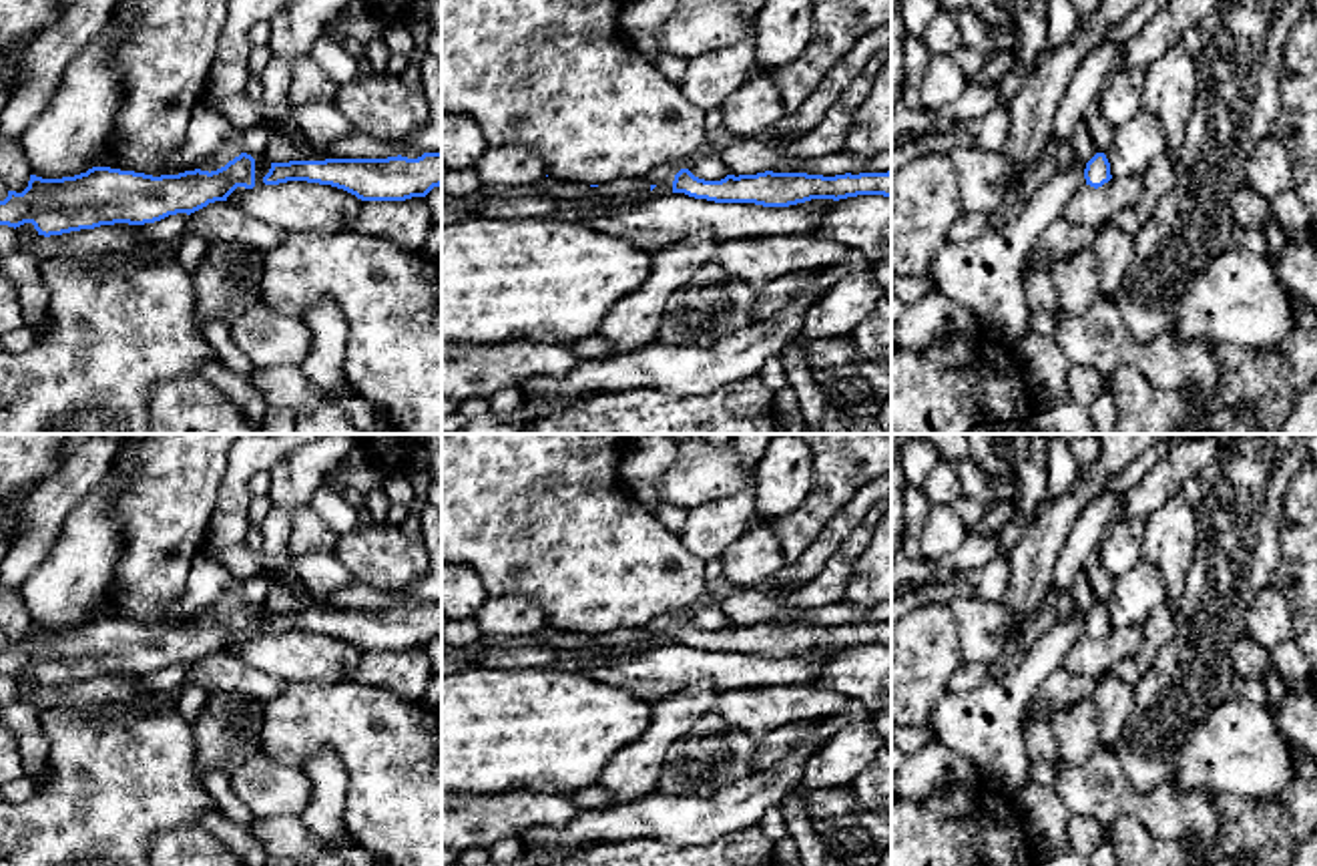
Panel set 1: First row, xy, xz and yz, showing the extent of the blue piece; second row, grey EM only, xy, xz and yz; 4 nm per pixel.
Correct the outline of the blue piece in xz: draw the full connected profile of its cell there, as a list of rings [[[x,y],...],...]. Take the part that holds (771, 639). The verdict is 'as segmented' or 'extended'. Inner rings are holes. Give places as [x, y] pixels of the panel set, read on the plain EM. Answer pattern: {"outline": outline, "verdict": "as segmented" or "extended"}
{"outline": [[[681,619],[673,631],[673,643],[715,653],[755,653],[763,657],[789,657],[811,649],[847,649],[857,645],[891,647],[891,621],[859,625],[807,625],[807,623],[757,623],[727,625],[721,631],[705,631],[689,619]]], "verdict": "as segmented"}

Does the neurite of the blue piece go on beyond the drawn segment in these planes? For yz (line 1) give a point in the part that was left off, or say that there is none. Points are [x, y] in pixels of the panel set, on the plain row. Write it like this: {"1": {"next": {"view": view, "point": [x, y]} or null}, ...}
{"1": {"next": null}}

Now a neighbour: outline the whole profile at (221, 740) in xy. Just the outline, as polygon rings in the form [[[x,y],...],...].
[[[213,693],[193,725],[195,774],[225,770],[233,774],[251,753],[259,751],[259,737],[245,729],[241,715],[249,697]]]

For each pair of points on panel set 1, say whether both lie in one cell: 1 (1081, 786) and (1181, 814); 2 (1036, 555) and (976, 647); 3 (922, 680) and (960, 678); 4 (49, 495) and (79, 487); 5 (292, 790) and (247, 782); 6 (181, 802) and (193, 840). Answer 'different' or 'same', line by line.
1: same
2: different
3: different
4: same
5: same
6: different

